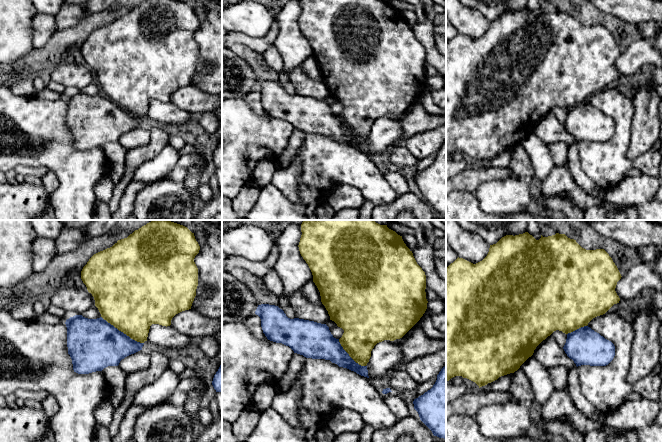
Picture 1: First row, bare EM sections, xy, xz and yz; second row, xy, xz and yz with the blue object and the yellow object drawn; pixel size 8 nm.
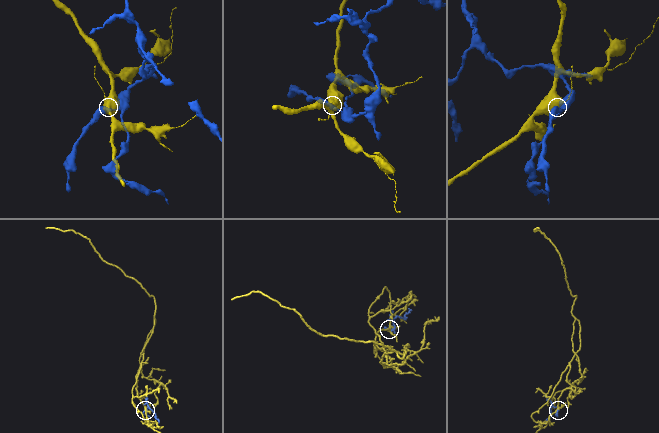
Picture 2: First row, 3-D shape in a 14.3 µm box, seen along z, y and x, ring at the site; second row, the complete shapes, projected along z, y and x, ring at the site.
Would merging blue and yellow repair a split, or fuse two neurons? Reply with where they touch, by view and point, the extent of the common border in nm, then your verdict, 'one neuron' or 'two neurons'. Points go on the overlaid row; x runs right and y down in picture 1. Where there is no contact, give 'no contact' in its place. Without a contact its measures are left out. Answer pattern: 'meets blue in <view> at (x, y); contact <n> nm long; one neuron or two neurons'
meets blue in xy at (122, 332); contact 400 nm long; two neurons

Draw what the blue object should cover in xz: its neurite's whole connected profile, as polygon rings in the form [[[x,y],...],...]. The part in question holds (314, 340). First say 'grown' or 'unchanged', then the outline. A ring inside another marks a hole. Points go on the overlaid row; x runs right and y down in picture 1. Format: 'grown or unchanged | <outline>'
unchanged | [[[258,305],[255,314],[261,319],[263,333],[268,340],[289,346],[294,353],[306,358],[325,359],[367,377],[367,366],[356,363],[331,334],[326,324],[294,318],[290,319],[278,306]]]

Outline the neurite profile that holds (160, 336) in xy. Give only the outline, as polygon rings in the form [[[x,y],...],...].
[[[152,324],[149,329],[147,341],[155,347],[184,347],[190,342],[190,337],[180,333],[173,326]]]

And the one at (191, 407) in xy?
[[[196,388],[191,390],[188,395],[188,400],[183,406],[184,411],[192,419],[198,414],[199,403],[206,391],[206,388]]]

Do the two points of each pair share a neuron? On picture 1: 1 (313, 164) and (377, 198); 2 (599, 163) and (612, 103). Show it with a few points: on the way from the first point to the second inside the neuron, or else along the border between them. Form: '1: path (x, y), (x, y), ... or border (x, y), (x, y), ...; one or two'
1: path (329, 164), (344, 164), (362, 182); one
2: path (614, 149), (621, 139), (621, 118); one

